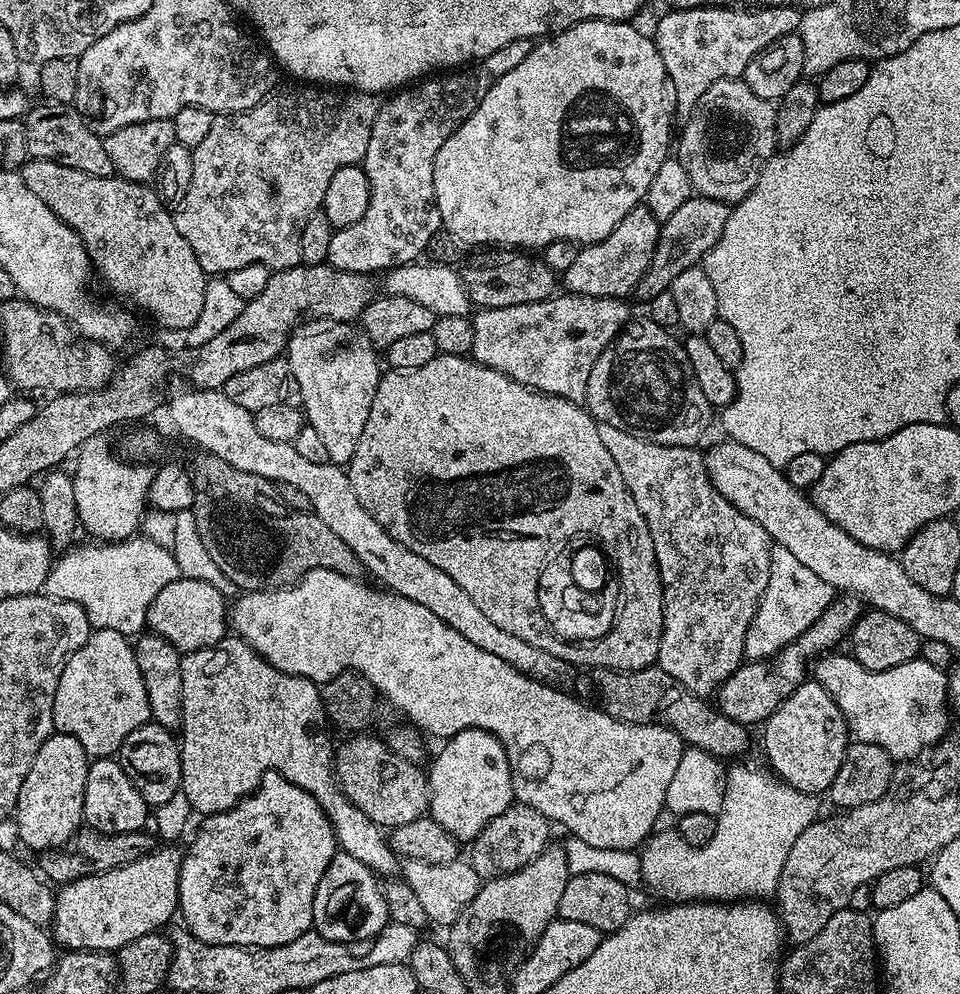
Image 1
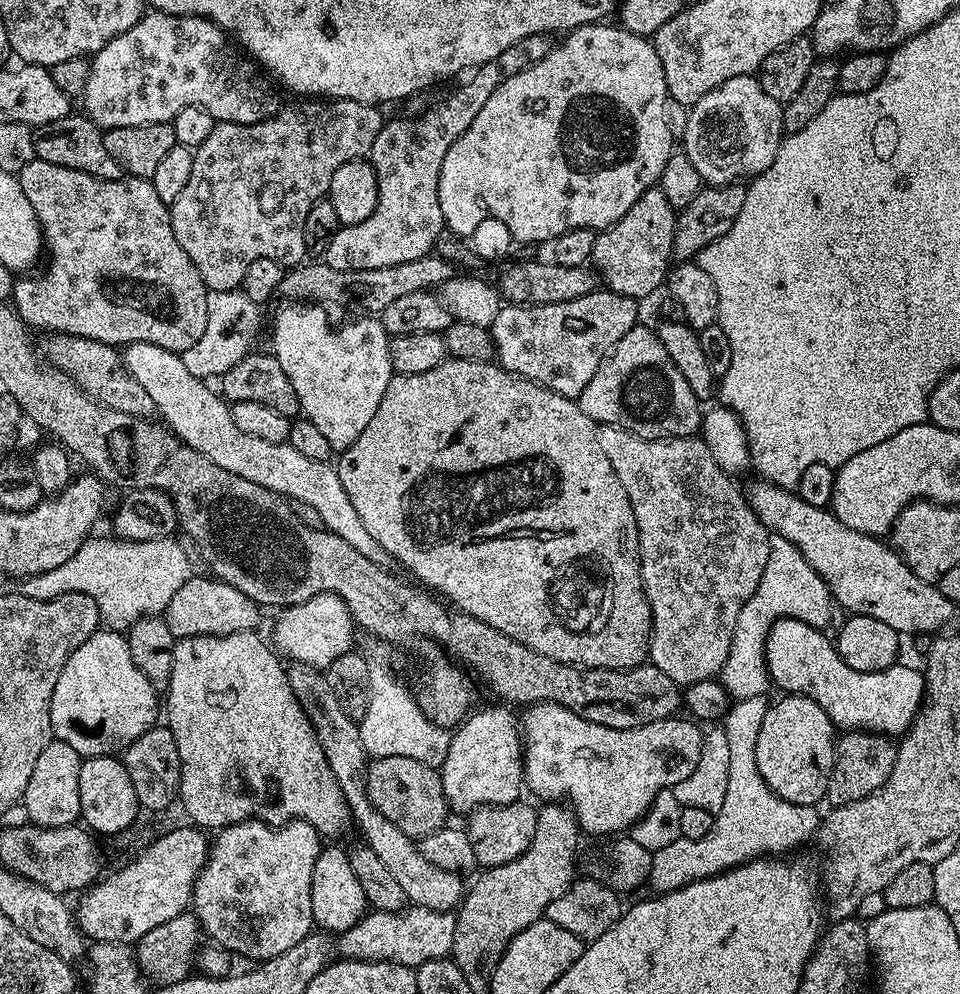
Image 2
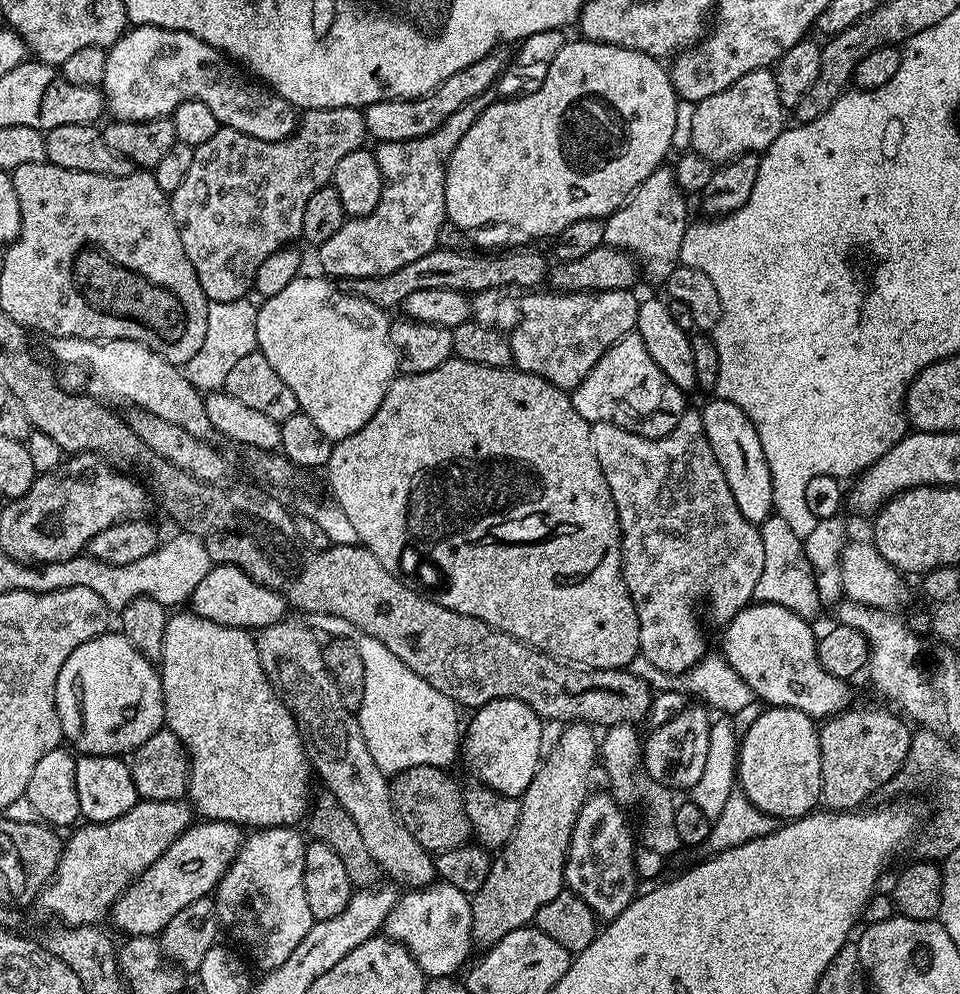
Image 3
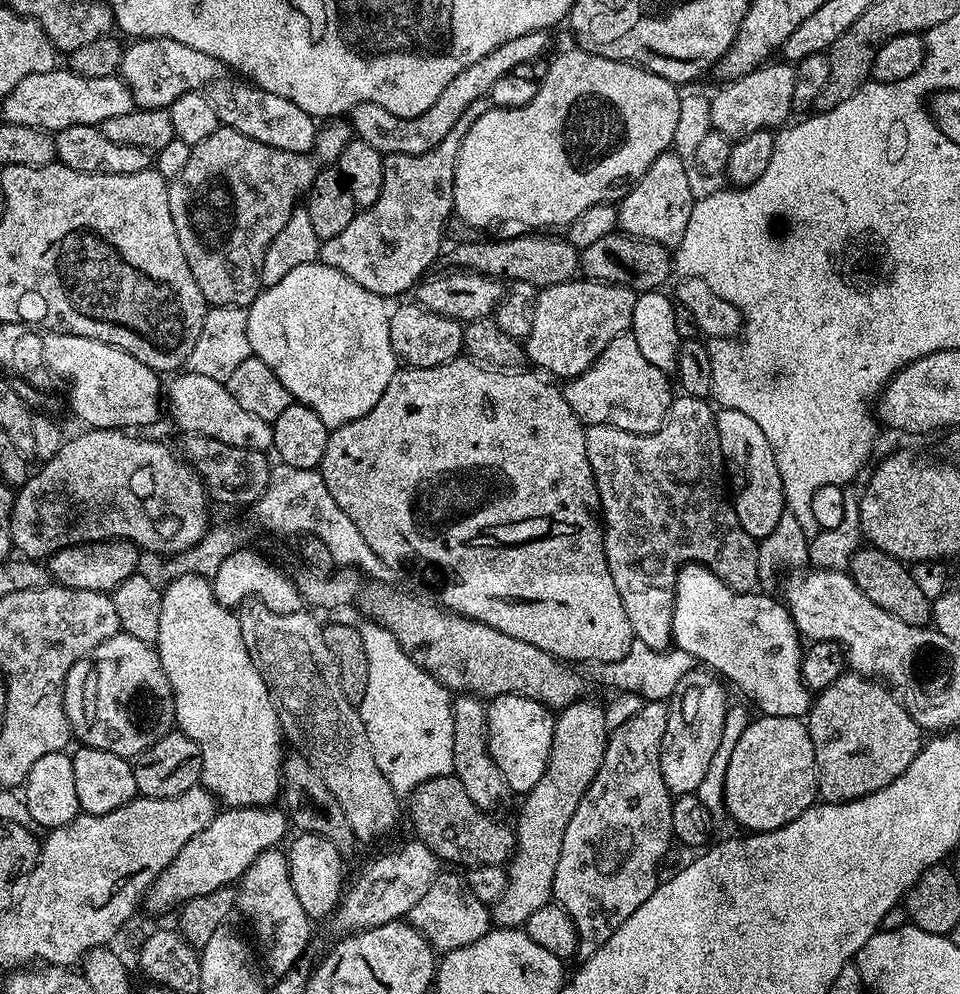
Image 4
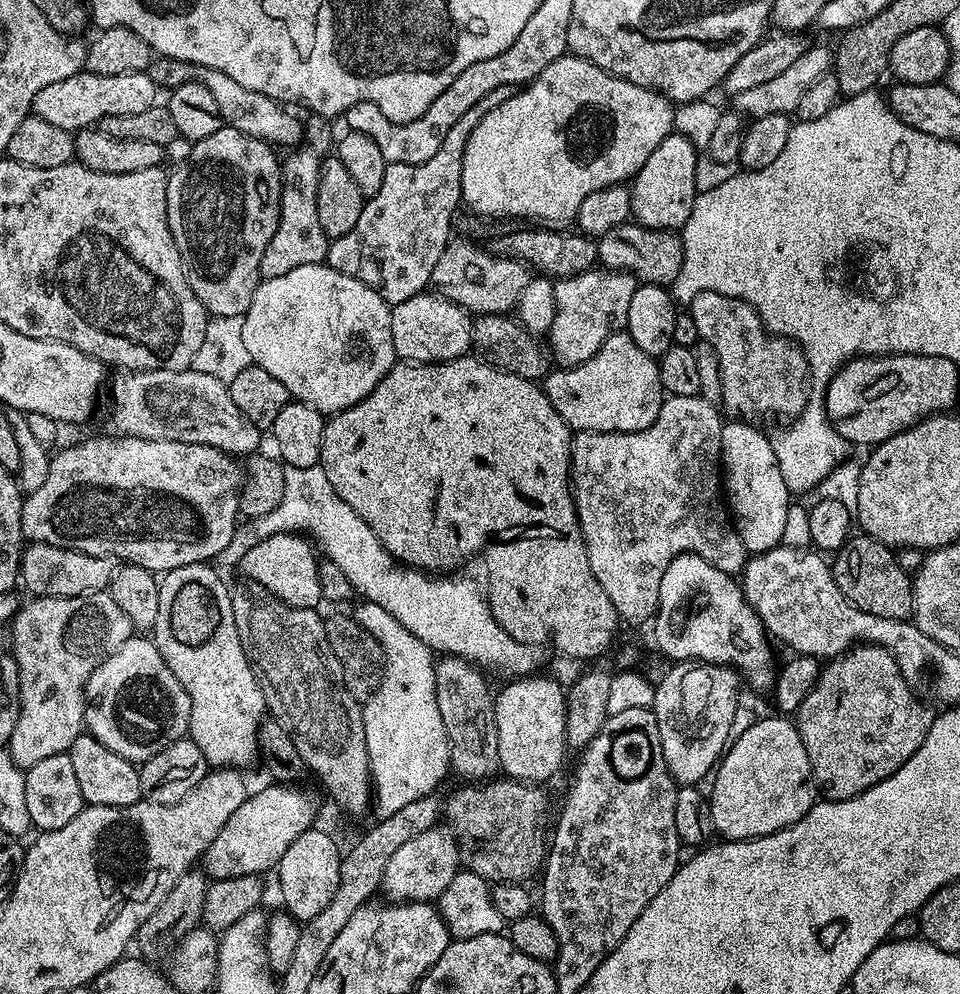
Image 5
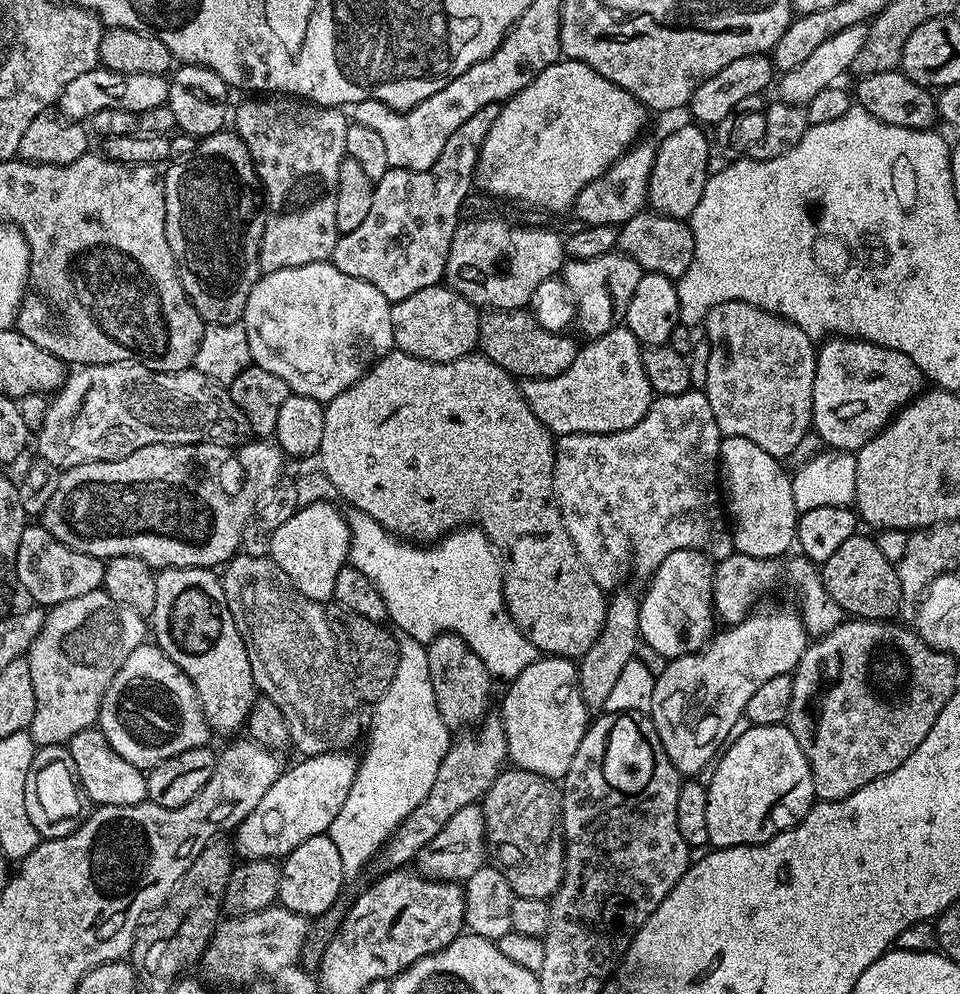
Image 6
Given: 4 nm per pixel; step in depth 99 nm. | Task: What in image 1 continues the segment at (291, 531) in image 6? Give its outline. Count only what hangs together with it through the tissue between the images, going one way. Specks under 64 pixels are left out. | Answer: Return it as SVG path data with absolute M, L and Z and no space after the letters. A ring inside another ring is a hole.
M184 574L158 590L154 602L150 602L146 628L151 635L166 638L182 654L202 650L225 639L230 628L230 604L210 581Z

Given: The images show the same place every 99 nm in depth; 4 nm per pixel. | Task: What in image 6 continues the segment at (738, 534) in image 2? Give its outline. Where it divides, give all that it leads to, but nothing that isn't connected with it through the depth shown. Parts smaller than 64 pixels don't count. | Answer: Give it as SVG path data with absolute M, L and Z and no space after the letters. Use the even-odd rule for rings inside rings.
M689 390L673 396L656 396L642 422L630 426L630 430L610 434L583 432L556 440L552 475L556 507L576 553L598 587L619 589L631 572L651 578L674 550L702 552L716 562L734 551L730 520L718 491L721 439L703 391Z

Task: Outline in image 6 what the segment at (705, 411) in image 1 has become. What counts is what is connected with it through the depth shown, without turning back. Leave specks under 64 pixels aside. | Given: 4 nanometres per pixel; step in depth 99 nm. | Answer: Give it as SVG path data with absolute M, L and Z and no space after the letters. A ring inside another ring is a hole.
M617 326L606 334L589 339L588 345L576 353L574 362L562 374L549 380L524 380L522 391L524 399L532 407L532 413L557 437L570 434L610 434L630 430L650 410L654 393L646 378L646 370L640 357L642 345L635 334L626 326Z

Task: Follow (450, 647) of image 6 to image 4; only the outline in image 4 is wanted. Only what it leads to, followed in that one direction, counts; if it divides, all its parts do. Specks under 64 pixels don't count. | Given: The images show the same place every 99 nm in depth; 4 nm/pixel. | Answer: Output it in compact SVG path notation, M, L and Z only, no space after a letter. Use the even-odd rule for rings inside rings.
M460 694L452 701L452 718L454 720L454 774L458 782L462 782L462 790L466 790L470 802L483 812L495 813L510 797L510 789L506 778L502 778L502 770L494 762L488 749L488 710L481 697L471 694Z

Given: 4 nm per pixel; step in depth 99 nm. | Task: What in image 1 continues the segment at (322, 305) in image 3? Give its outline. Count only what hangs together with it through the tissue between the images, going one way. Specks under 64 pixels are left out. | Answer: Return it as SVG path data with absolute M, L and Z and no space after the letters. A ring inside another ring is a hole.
M328 322L317 328L320 328L317 332L293 332L288 337L286 358L290 362L290 370L294 370L294 378L298 378L300 404L307 427L313 428L320 436L320 440L323 440L331 463L347 466L350 458L354 458L358 438L362 438L366 417L370 415L370 405L374 402L374 394L378 390L378 382L382 375L382 360L381 357L380 360L376 357L379 356L377 349L373 348L371 342L351 323Z

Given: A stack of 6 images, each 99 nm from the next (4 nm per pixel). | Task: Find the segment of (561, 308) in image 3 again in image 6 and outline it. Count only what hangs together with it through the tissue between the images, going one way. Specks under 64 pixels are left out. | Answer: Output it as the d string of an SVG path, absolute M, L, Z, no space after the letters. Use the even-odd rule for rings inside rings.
M619 250L602 254L598 258L585 260L569 259L562 269L562 279L570 290L576 303L575 323L585 332L585 337L595 338L606 334L610 329L617 327L626 314L626 306L630 306L630 298L638 282L642 270L638 262Z

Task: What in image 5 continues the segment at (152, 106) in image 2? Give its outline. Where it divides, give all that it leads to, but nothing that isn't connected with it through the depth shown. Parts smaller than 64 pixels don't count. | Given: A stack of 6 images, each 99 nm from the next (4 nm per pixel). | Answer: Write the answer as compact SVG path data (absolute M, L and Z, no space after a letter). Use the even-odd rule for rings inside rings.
M160 58L153 63L150 75L152 81L165 90L193 82L206 86L206 90L210 90L210 94L214 94L218 102L221 121L229 128L242 130L242 134L250 134L259 140L267 140L274 146L281 146L280 144L296 146L303 141L305 125L302 120L300 124L298 117L291 116L284 109L287 107L281 101L270 98L266 94L258 94L254 90L246 90L246 86L234 82L234 78L230 78L230 74L222 74L222 70L203 68L201 64L191 64L182 60Z

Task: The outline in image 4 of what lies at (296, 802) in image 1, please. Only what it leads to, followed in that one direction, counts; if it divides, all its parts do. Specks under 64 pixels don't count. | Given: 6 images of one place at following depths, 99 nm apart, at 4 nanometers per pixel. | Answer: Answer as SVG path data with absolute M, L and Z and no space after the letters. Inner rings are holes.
M283 851L265 852L244 871L236 888L236 908L248 919L248 924L256 935L255 947L261 957L264 955L263 967L268 967L273 972L273 977L285 976L305 959L304 951L308 948L314 924L309 920L306 910L302 910L298 898L294 898L288 858Z

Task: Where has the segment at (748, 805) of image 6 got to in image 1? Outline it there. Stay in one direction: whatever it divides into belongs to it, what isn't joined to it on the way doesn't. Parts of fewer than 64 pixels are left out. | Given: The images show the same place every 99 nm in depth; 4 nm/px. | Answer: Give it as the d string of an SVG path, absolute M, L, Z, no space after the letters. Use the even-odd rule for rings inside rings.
M805 679L803 684L796 687L794 694L785 698L778 706L778 710L774 710L774 714L768 716L762 725L762 731L764 731L764 752L768 755L767 767L780 780L794 790L815 794L827 793L828 787L834 782L834 774L838 774L838 766L842 766L842 758L850 743L850 733L848 723L842 718L842 710L838 710L834 698L826 694L822 685L817 684L815 679Z

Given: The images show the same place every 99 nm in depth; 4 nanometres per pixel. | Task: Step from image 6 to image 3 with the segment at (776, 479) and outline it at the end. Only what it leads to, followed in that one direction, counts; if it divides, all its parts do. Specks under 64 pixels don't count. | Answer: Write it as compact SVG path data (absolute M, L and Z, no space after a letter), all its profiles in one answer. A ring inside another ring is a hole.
M712 398L702 408L700 417L710 450L714 450L714 458L718 458L718 466L722 466L726 474L730 494L734 494L734 502L738 502L742 518L757 526L763 524L764 519L774 512L774 482L770 478L770 466L766 462L766 454L762 454L762 442L754 422L750 422L750 418L746 418L746 414L734 406L734 402L719 398Z

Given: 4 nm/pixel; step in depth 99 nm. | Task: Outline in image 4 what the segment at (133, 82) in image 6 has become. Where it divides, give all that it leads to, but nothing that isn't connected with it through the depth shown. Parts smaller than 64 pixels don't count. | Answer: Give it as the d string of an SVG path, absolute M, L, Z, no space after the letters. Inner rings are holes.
M57 70L38 74L31 72L2 101L3 119L9 124L43 128L45 132L57 133L66 126L94 124L99 126L106 118L117 114L130 114L134 107L132 91L119 75L106 78L82 78L71 70Z

